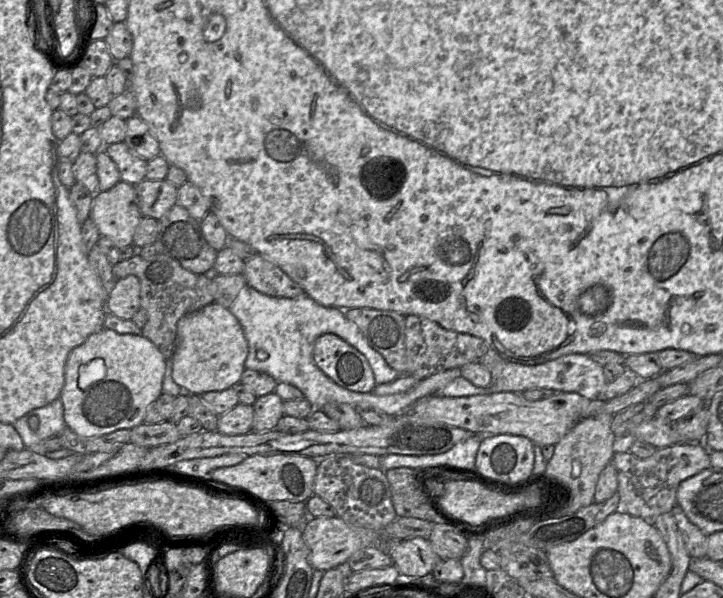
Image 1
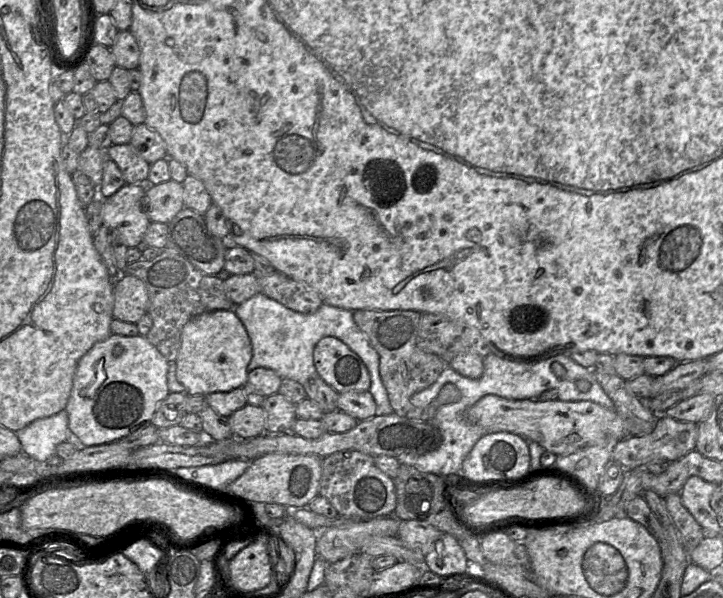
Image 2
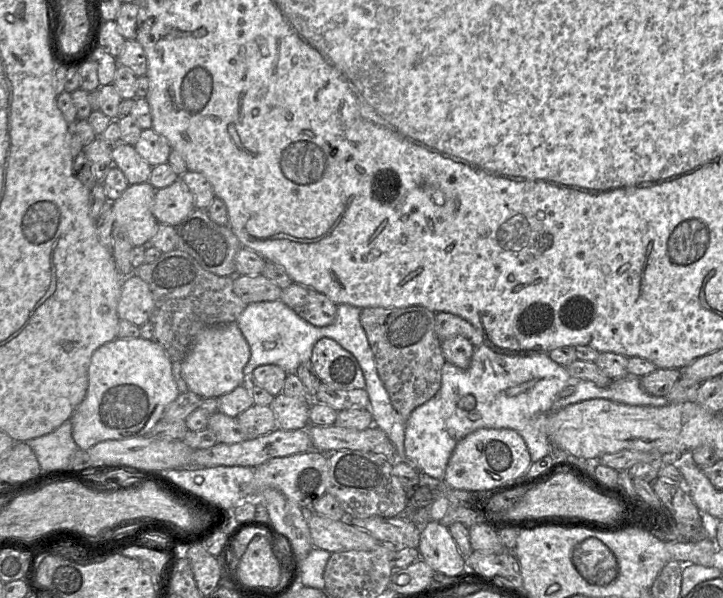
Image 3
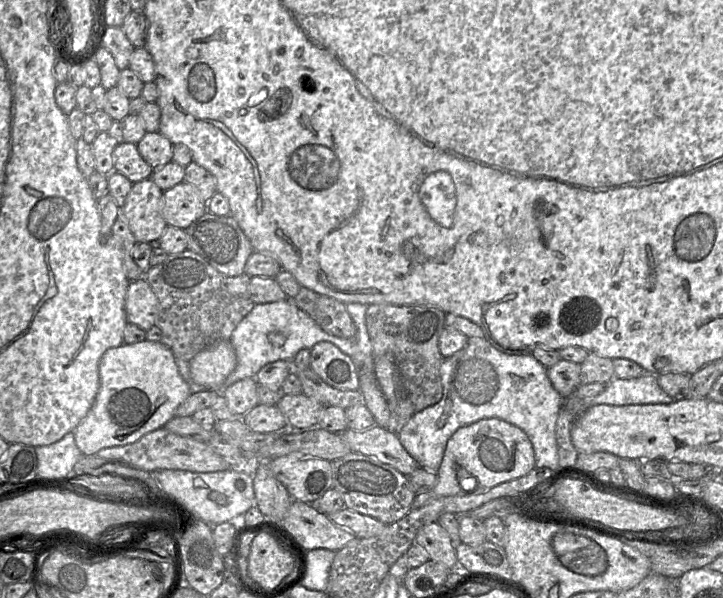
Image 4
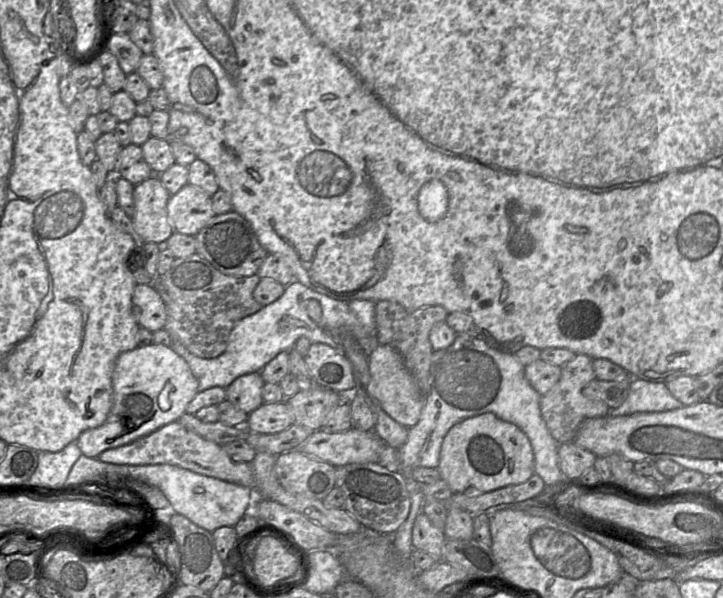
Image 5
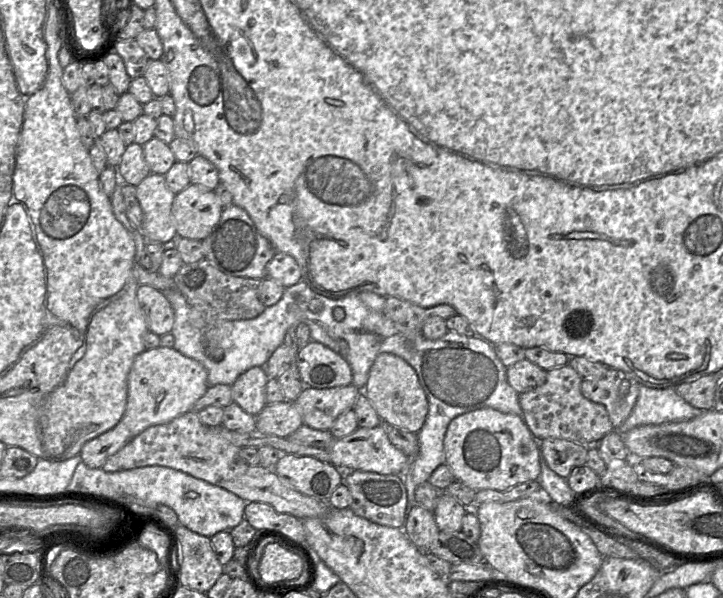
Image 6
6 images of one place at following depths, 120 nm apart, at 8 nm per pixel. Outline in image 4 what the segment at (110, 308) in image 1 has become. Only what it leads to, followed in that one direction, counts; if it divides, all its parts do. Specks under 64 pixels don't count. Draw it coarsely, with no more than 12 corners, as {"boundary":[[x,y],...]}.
{"boundary":[[145,278],[129,283],[127,323],[147,331],[158,299]]}

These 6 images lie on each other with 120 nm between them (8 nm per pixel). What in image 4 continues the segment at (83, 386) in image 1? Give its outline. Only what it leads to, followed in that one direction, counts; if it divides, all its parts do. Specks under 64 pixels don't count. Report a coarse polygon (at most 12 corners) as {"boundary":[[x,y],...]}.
{"boundary":[[109,348],[82,455],[162,428],[191,394],[173,352]]}

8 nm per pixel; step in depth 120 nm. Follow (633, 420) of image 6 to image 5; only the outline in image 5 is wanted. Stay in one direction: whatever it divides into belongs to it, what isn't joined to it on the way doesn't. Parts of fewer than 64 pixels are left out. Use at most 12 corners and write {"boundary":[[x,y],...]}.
{"boundary":[[631,377],[627,398],[610,415],[683,406],[666,383]]}

